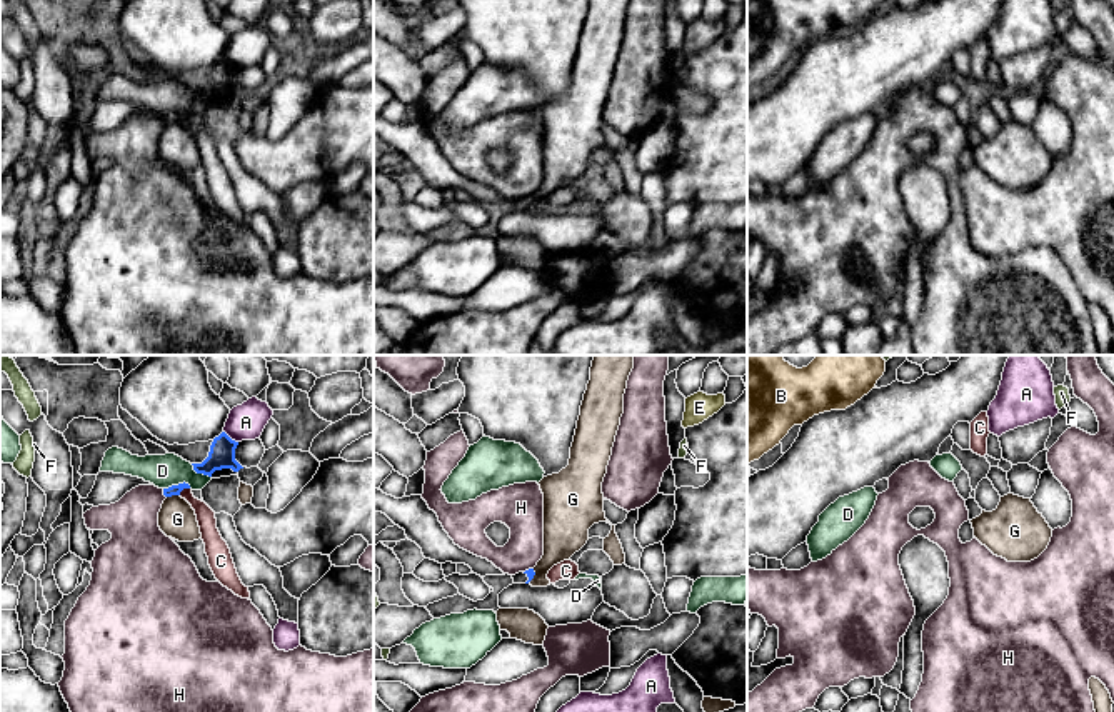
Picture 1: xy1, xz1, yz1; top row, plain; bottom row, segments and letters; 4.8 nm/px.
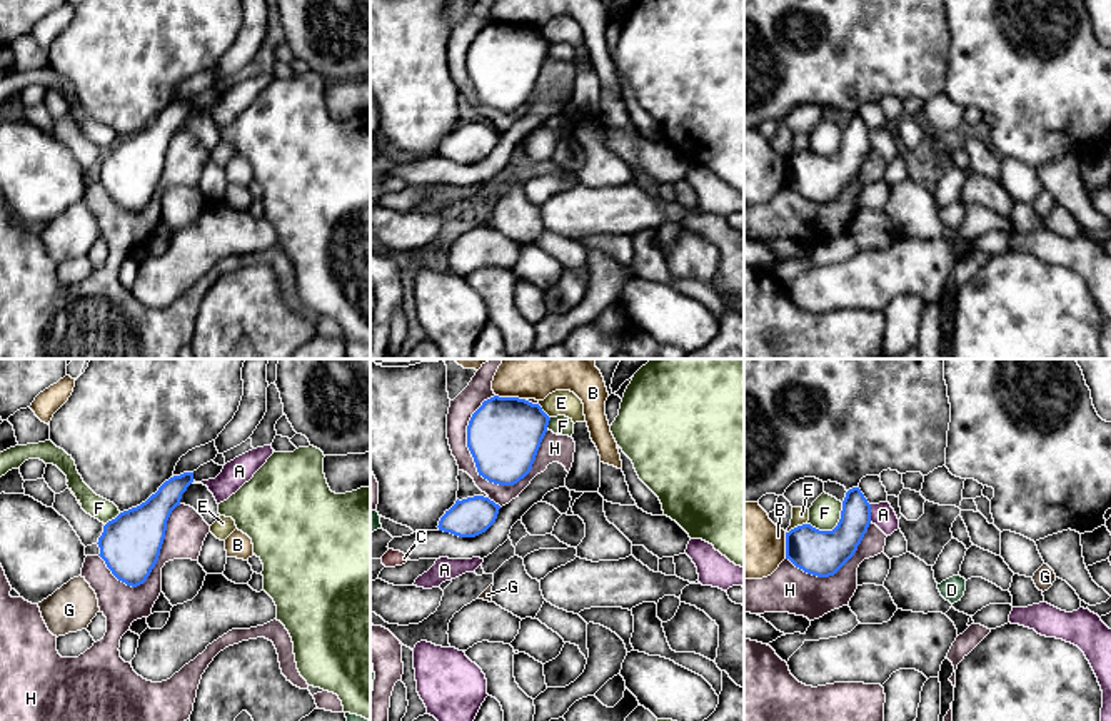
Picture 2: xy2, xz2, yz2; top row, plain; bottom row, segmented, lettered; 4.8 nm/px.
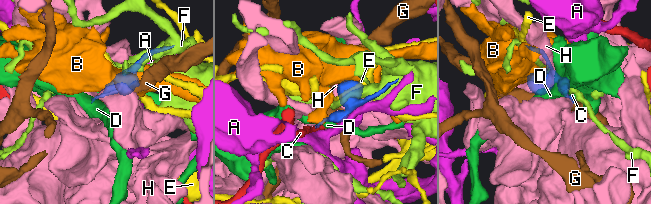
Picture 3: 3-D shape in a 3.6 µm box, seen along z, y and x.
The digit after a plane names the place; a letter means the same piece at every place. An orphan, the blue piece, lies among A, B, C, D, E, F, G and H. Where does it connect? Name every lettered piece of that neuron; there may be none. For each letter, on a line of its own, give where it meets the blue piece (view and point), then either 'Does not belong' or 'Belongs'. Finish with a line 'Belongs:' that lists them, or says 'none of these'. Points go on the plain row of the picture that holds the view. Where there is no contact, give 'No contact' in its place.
A: Touches blue at yz2 (869, 139). Does not belong
B: Touches blue at xz2 (511, 24). Does not belong
C: Touches blue at xy1 (184, 114). Does not belong
D: Touches blue at xy1 (179, 110). Does not belong
E: Touches blue at yz2 (796, 154). Does not belong
F: Touches blue at yz2 (834, 154). Does not belong
G: Touches blue at xy1 (172, 120). Does not belong
H: Touches blue at xz2 (469, 75). Does not belong
Belongs: none of these

